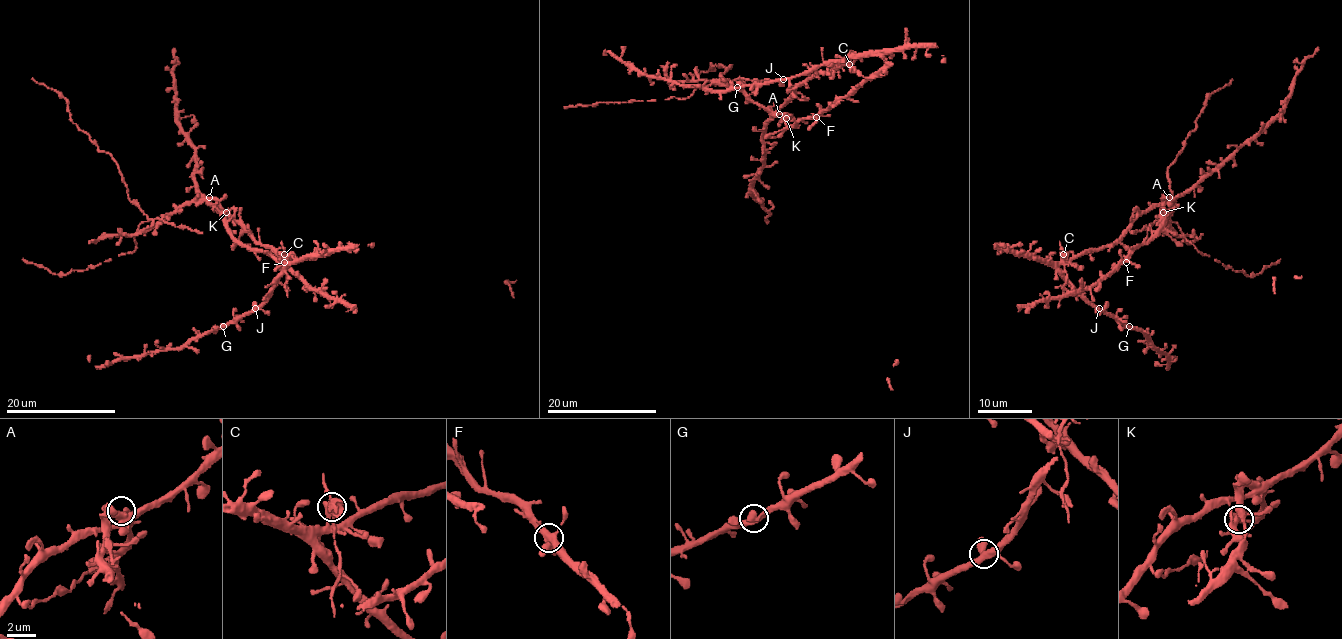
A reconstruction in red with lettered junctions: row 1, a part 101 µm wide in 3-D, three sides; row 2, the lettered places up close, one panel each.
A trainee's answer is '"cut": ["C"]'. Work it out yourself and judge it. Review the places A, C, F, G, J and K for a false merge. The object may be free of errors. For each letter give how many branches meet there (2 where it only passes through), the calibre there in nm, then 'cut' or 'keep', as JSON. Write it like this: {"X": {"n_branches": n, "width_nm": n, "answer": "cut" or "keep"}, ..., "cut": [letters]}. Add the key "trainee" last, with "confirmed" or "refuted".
{"A": {"n_branches": 4, "width_nm": 440, "answer": "keep"}, "C": {"n_branches": 4, "width_nm": 300, "answer": "cut"}, "F": {"n_branches": 4, "width_nm": 380, "answer": "keep"}, "G": {"n_branches": 3, "width_nm": 280, "answer": "keep"}, "J": {"n_branches": 4, "width_nm": 320, "answer": "keep"}, "K": {"n_branches": 4, "width_nm": 360, "answer": "keep"}, "cut": ["C"], "trainee": "confirmed"}

